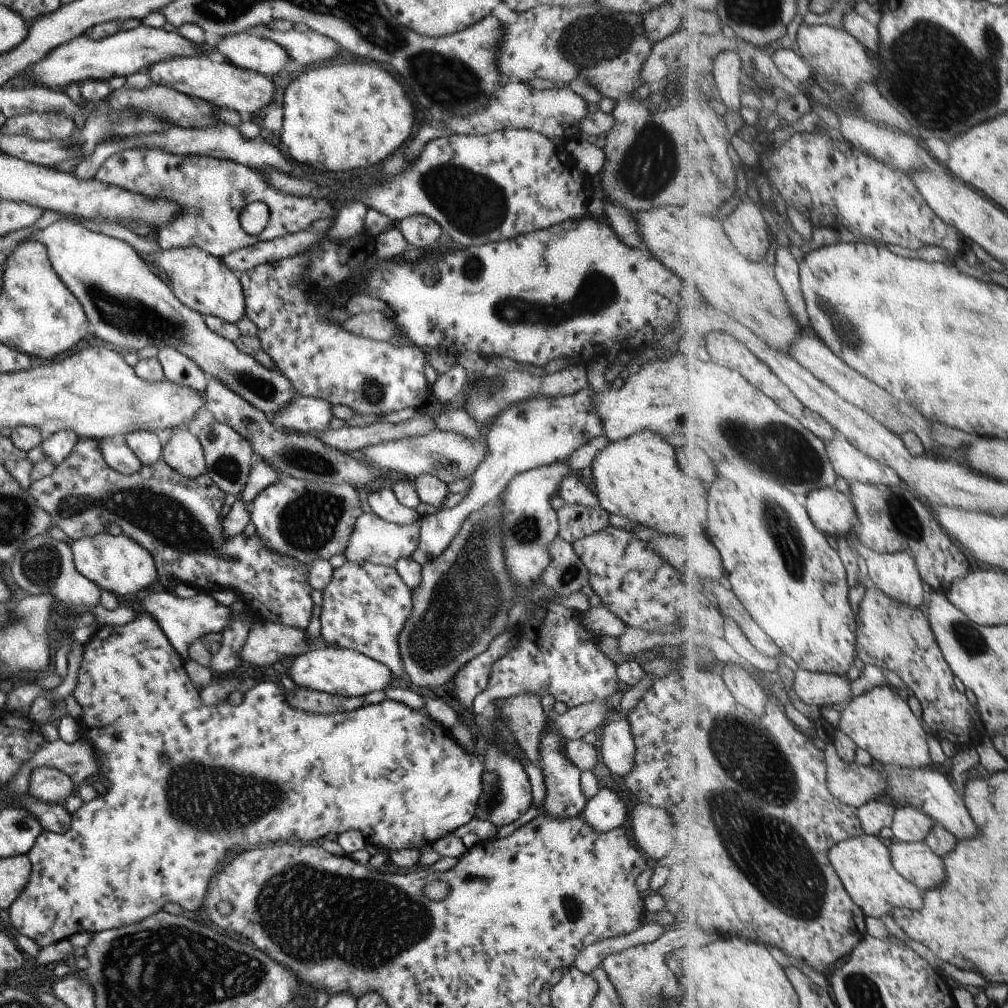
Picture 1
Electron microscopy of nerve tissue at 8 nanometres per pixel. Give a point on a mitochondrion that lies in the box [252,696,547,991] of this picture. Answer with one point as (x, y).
(493, 798)

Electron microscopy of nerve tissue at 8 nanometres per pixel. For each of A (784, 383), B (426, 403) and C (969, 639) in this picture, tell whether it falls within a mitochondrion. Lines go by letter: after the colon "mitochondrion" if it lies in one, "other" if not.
A: other
B: other
C: mitochondrion

